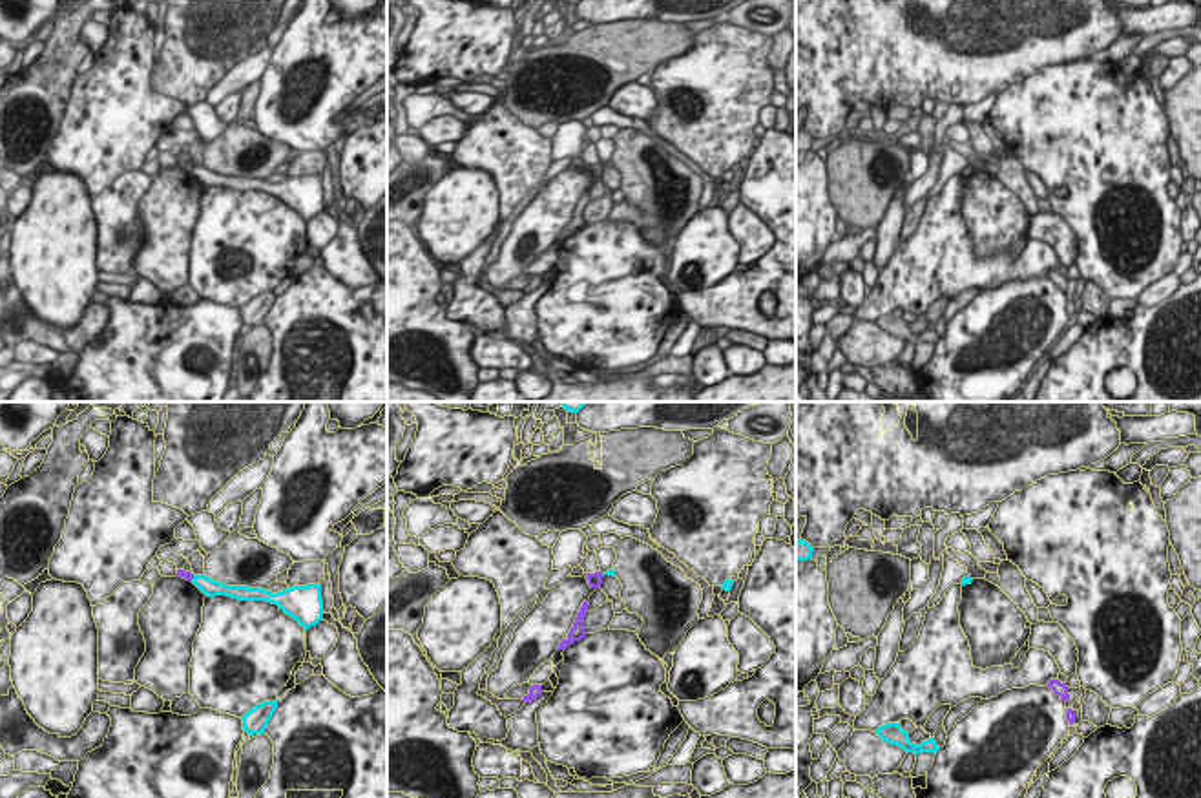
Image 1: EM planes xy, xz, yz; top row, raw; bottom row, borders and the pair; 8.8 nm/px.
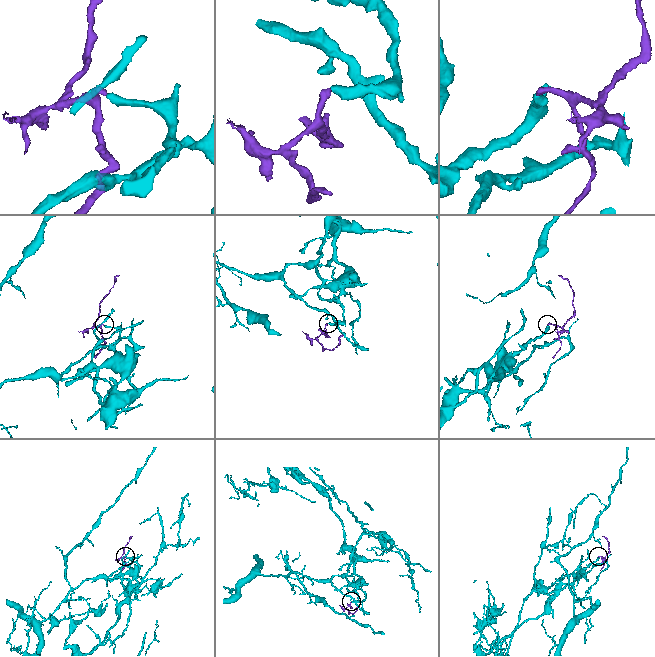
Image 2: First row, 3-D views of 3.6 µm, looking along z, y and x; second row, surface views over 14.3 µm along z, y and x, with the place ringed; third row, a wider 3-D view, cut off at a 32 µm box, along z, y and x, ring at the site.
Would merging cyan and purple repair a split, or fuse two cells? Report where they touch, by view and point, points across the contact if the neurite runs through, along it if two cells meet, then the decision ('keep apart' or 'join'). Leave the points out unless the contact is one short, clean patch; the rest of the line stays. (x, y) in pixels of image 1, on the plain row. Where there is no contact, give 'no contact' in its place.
xy (194, 168) | along xy (194, 167), (190, 170) | keep apart

